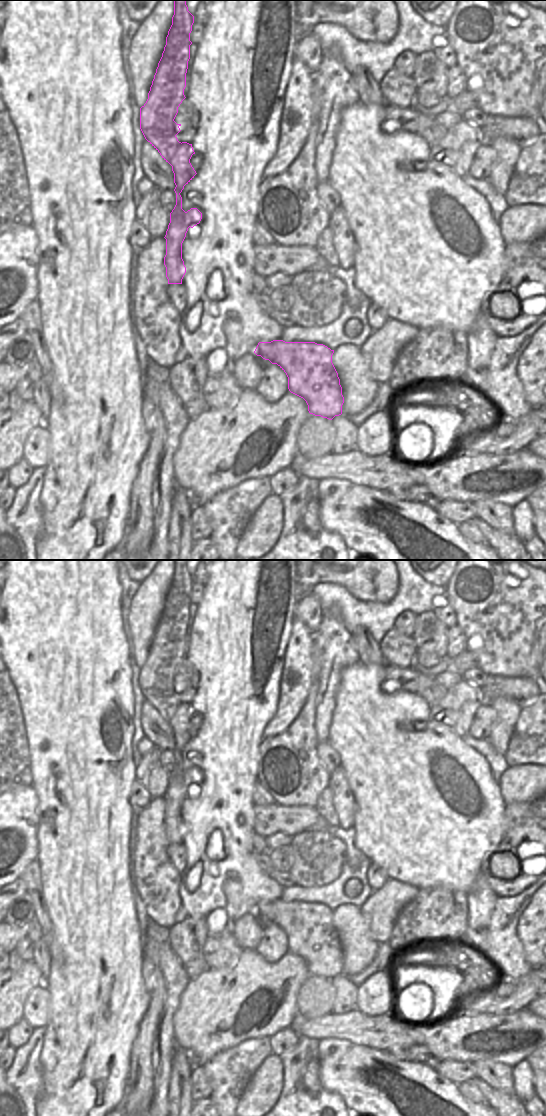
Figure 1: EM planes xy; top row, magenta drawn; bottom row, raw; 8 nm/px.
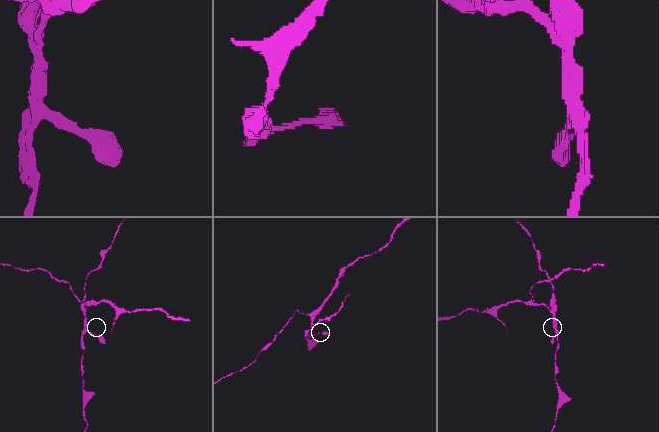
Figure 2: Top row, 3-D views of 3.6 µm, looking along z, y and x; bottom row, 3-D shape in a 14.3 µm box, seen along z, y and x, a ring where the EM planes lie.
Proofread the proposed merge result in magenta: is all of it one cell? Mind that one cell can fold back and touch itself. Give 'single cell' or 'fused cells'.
fused cells

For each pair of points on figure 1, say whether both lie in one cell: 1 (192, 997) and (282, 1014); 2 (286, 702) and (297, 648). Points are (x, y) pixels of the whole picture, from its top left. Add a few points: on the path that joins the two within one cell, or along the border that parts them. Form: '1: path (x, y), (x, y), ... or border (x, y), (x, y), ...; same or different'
1: path (227, 997), (245, 997), (286, 976), (293, 979); same
2: path (294, 689), (302, 676), (298, 671), (298, 661); same

